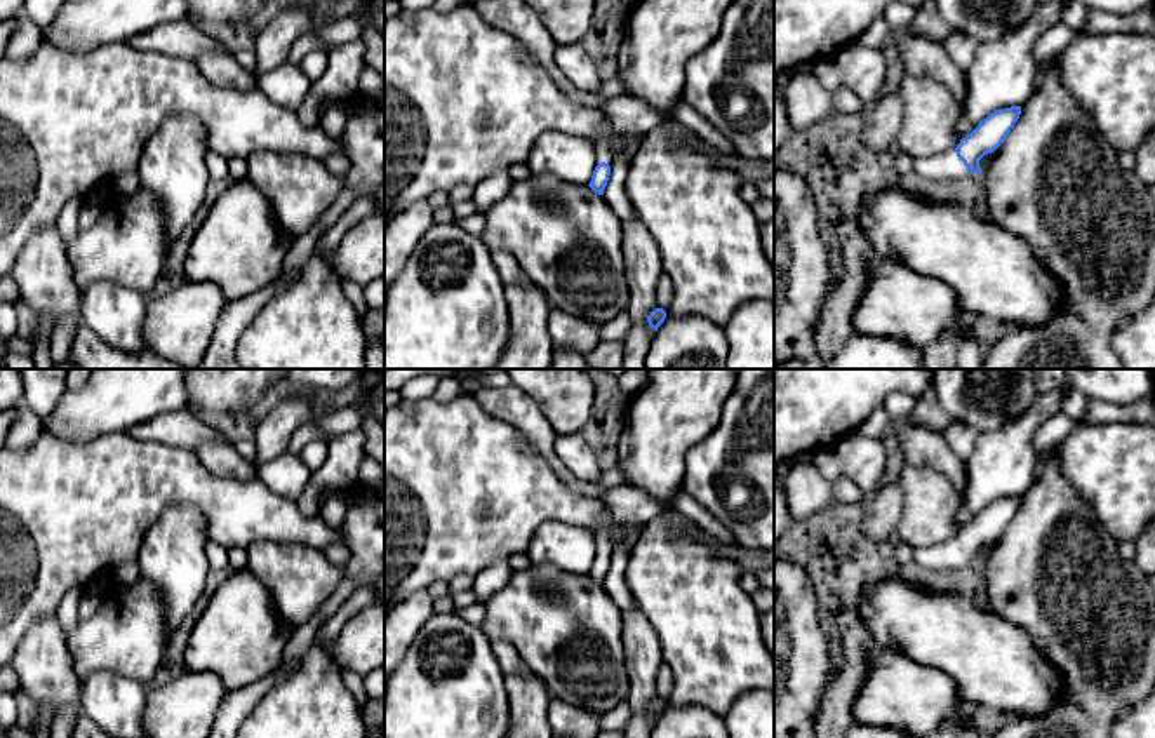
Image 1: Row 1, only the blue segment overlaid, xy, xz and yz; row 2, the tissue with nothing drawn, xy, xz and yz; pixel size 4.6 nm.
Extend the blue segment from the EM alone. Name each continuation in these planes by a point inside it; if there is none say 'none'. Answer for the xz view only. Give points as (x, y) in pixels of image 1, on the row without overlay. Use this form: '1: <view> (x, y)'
1: xz (602, 538)

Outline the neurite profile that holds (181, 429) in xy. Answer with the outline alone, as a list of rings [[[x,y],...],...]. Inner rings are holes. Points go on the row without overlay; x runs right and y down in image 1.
[[[188,407],[151,418],[129,428],[127,433],[141,442],[160,442],[193,451],[207,440],[228,442],[216,428],[205,425]]]

